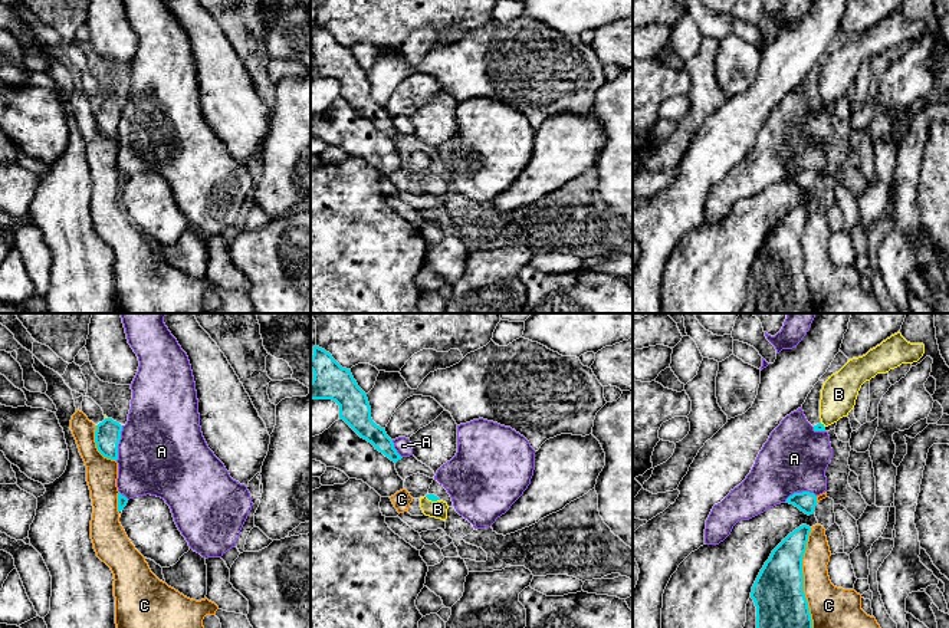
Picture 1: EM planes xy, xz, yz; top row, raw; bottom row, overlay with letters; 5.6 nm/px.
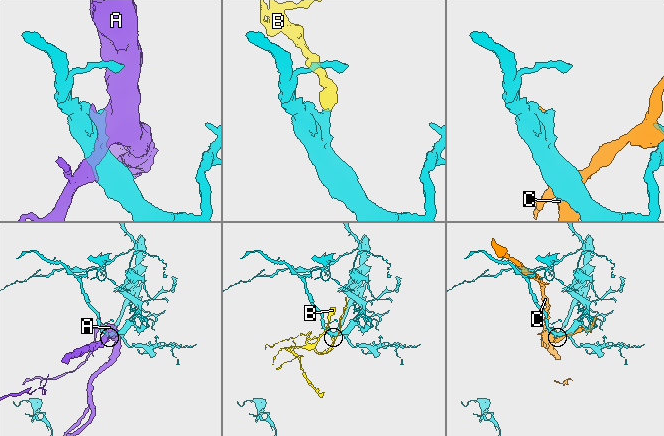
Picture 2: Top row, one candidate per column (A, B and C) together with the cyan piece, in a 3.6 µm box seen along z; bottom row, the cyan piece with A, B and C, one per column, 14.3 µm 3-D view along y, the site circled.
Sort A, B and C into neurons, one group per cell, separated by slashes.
A / B / C

